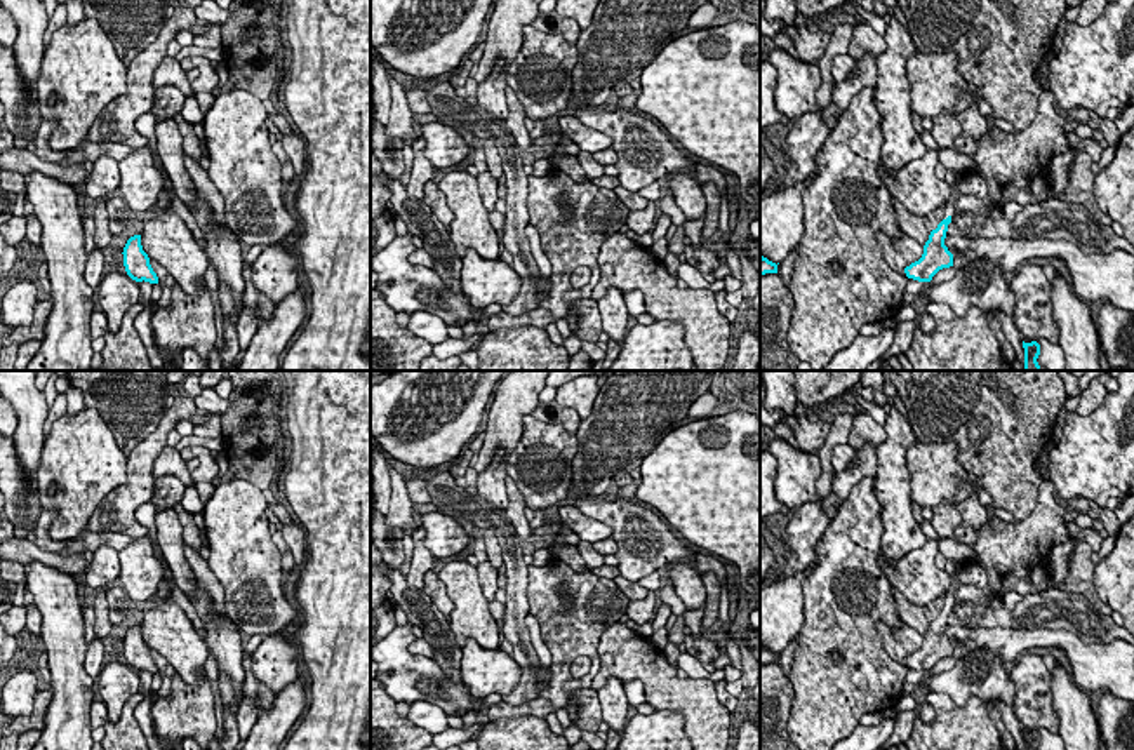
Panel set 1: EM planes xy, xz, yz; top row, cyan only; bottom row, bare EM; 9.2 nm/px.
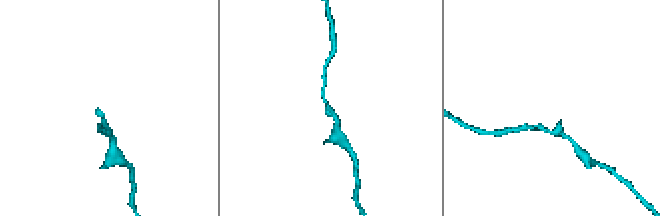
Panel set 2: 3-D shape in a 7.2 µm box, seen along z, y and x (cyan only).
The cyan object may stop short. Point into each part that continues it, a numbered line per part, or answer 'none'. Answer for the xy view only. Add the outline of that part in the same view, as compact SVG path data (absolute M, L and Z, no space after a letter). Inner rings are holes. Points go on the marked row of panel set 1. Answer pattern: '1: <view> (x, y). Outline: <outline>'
none

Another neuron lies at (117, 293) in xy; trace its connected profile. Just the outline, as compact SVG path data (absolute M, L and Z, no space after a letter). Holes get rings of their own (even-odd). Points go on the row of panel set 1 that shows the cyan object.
M113 271L101 280L96 299L106 315L110 332L117 332L123 313L141 301L141 291L127 273Z

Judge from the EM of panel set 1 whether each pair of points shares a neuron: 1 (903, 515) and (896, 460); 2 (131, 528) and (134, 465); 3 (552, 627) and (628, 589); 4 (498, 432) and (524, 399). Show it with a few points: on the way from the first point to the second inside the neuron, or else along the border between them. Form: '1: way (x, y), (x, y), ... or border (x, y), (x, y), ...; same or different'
1: way (896, 502), (896, 474); same
2: way (127, 512), (127, 498), (134, 491), (134, 481); same
3: border (613, 580), (630, 601); different
4: way (505, 423), (505, 418), (515, 408); same

